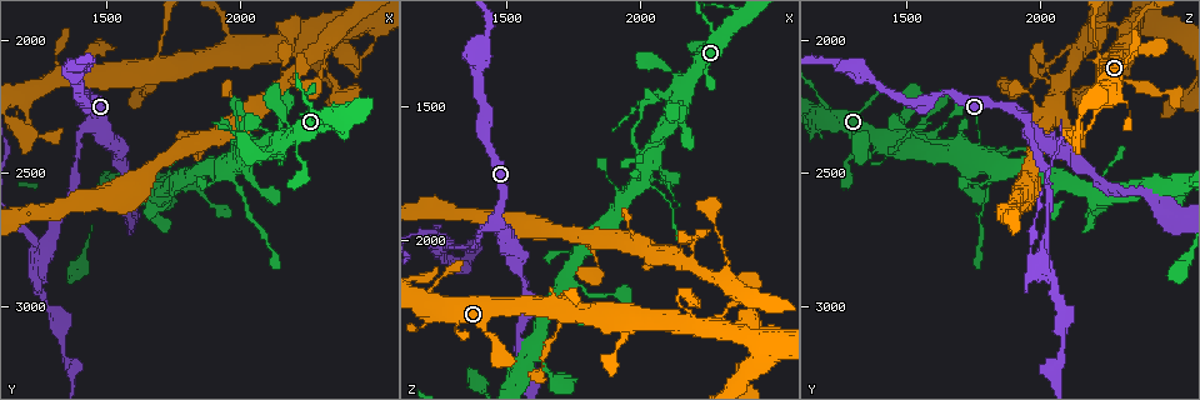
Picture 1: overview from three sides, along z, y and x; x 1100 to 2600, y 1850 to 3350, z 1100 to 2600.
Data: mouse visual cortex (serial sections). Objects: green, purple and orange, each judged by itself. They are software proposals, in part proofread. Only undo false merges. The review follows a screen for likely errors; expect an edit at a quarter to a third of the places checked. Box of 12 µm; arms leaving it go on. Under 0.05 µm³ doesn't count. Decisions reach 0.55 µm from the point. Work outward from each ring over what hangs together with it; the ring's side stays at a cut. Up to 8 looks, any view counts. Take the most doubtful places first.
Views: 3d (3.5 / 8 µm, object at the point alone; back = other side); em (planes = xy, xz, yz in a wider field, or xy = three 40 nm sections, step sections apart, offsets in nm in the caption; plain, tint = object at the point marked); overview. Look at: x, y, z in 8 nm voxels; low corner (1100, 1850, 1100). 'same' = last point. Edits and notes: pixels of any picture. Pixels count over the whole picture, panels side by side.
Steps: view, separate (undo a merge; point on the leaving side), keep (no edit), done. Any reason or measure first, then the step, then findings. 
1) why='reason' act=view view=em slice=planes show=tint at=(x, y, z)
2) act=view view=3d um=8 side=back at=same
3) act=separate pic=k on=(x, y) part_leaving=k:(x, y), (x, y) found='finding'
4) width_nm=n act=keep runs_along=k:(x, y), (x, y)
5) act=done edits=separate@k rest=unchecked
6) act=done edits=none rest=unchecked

why='sudden change in width' act=view view=3d um=3.5 at=(1250, 2830, 2000)

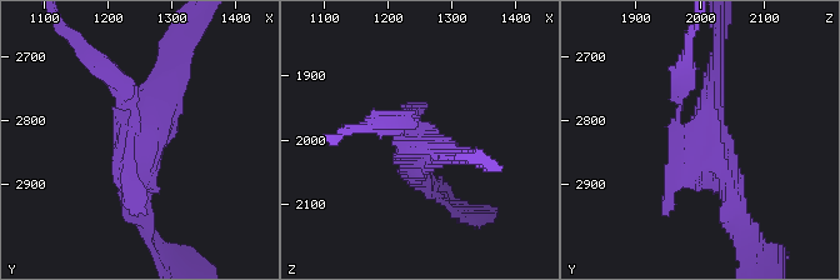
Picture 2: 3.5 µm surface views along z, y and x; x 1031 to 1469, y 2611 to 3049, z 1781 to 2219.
act=view view=em slice=xy step=2 show=tint at=(1250, 2830, 2000)

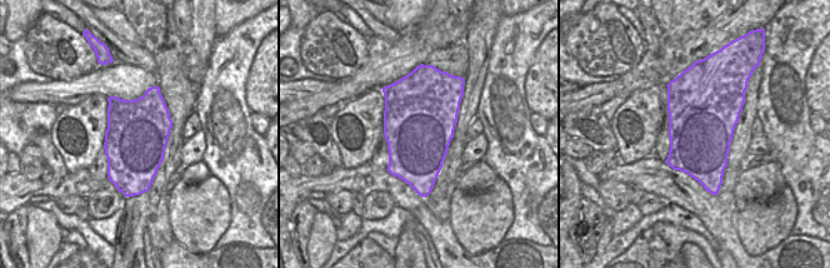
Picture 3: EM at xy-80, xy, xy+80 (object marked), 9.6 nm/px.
why='another direction' act=view view=em slice=planes show=tint at=same

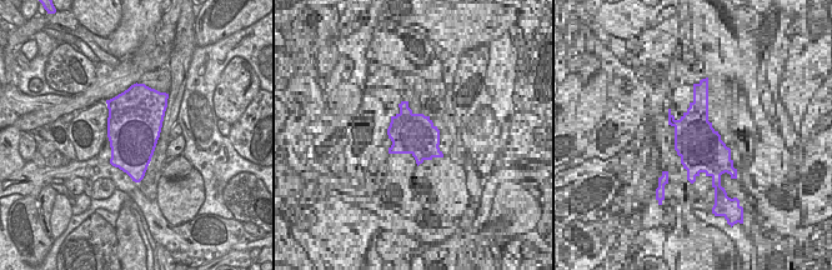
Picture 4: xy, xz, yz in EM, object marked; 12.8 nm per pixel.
act=separate pic=2 on=(111, 69) part_leaving=2:(130, 109), (123, 86), (69, 33) found='a second cell is stuck on'

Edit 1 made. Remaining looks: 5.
act=view view=overview

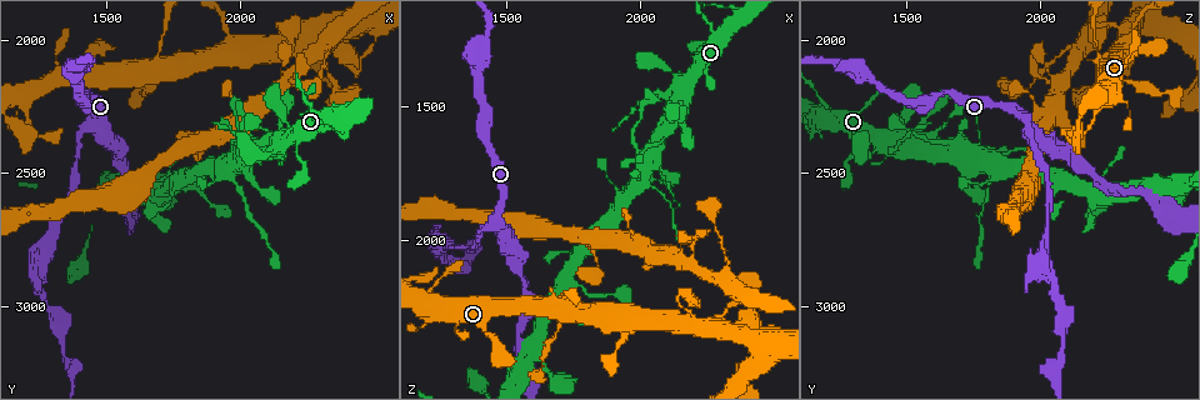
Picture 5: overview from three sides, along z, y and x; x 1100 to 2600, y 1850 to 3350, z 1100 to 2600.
why='abrupt turn' act=view view=3d um=3.5 at=(1930, 2510, 1830)

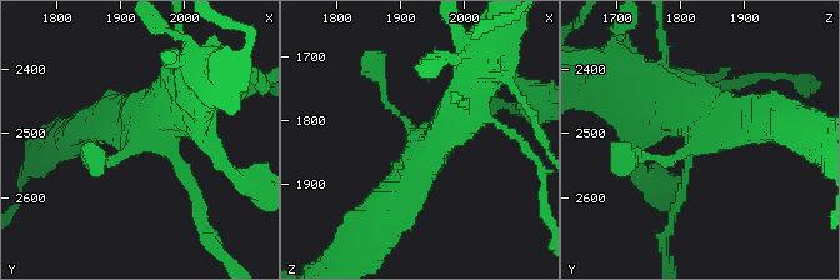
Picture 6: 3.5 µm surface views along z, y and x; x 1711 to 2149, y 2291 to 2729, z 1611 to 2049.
act=view view=em slice=xy step=3 show=tint at=(1940, 2505, 1835)

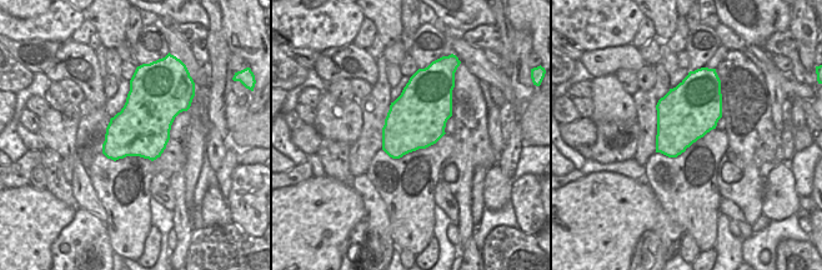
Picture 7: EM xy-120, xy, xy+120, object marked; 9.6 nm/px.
why='cut it another way' act=view view=em slice=xy step=2 show=tint at=same

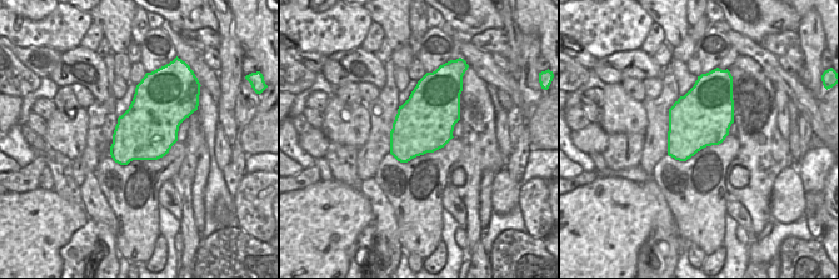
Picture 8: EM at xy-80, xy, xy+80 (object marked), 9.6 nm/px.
width_nm=550 act=keep runs_along=6:(190, 91), (129, 153), (101, 156) found='continuous, no second cell'

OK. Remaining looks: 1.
act=done edits=separate@2 rest=unchecked

